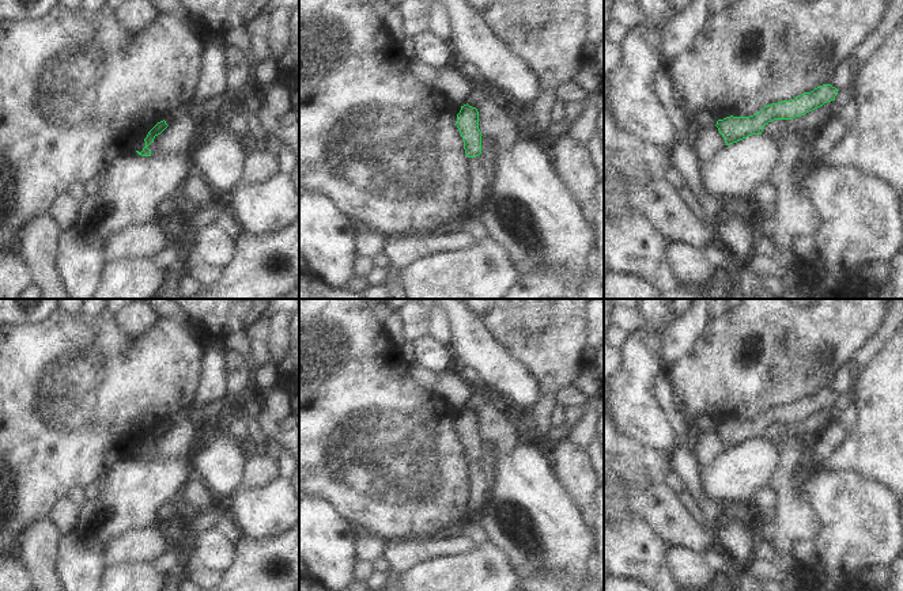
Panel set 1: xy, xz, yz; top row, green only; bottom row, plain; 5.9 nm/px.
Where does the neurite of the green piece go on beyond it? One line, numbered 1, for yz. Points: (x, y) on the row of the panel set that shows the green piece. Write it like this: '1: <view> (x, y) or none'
1: none

